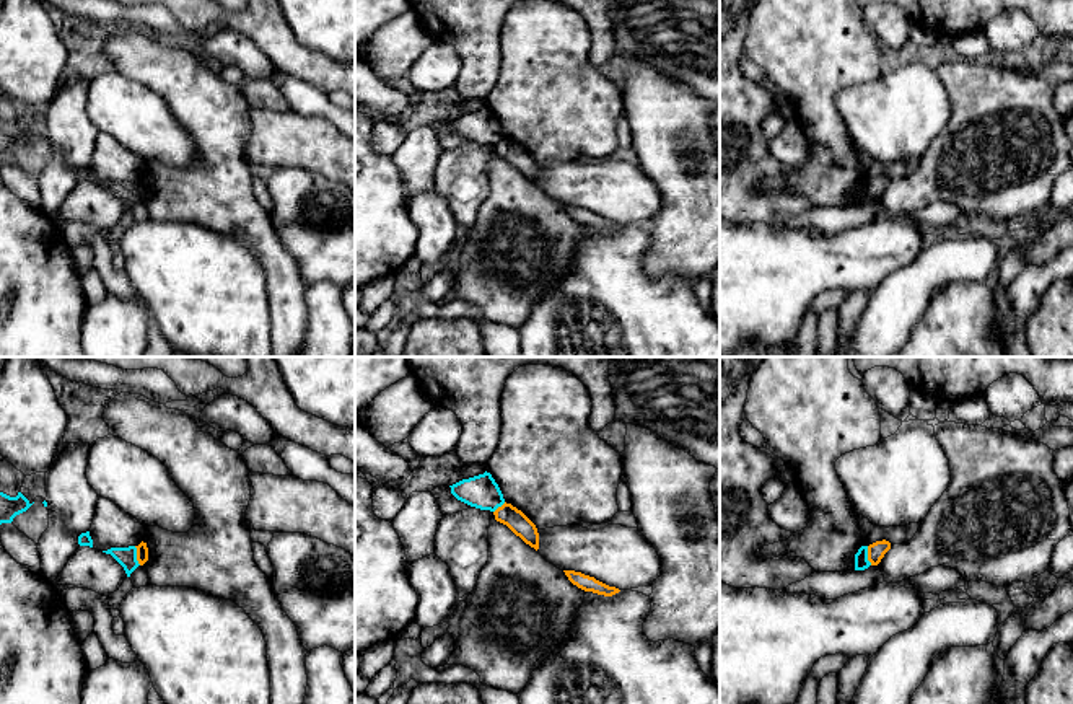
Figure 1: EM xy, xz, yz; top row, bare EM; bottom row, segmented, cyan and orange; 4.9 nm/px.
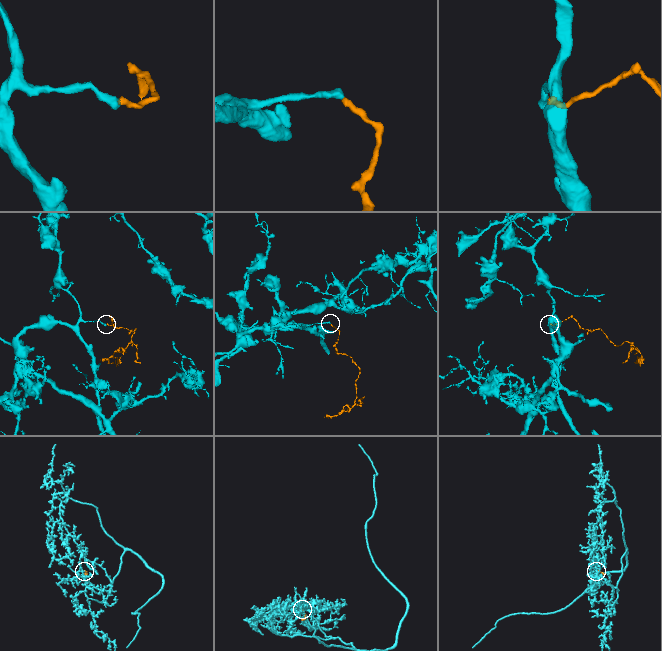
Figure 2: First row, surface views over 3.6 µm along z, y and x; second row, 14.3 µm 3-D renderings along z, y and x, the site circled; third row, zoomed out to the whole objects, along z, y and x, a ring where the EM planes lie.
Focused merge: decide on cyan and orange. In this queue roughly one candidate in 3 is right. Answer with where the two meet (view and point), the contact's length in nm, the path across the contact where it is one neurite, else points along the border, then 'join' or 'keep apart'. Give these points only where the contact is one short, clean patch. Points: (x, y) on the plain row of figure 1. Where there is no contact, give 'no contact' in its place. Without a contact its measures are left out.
xy (135, 191) | 100 nm | along xy (134, 181), (140, 199) | keep apart

